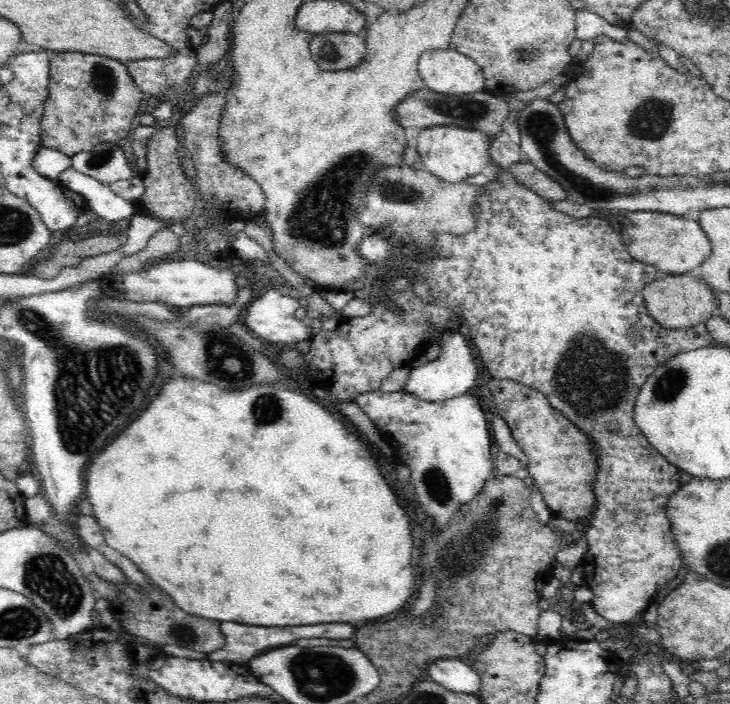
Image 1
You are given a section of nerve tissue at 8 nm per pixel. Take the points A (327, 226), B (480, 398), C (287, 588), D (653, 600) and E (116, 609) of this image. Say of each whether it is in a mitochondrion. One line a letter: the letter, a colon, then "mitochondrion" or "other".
A: mitochondrion
B: other
C: other
D: other
E: other

